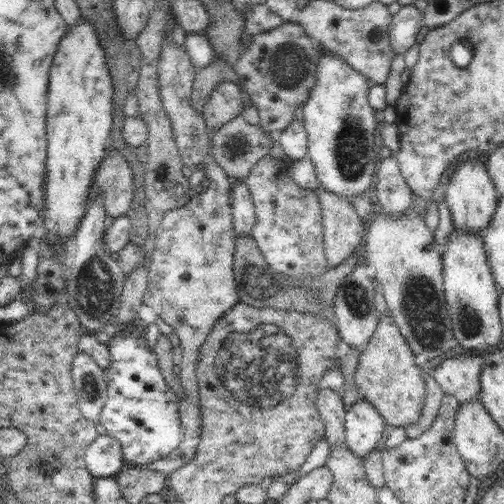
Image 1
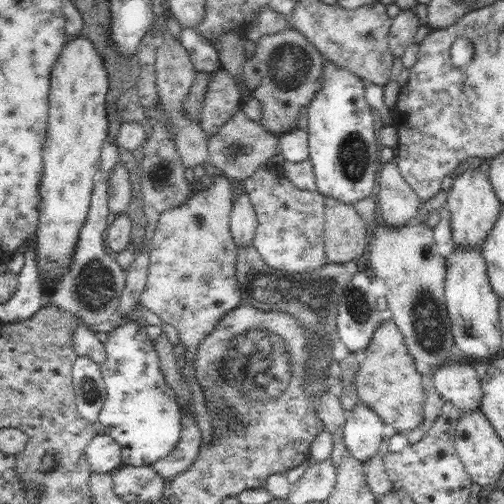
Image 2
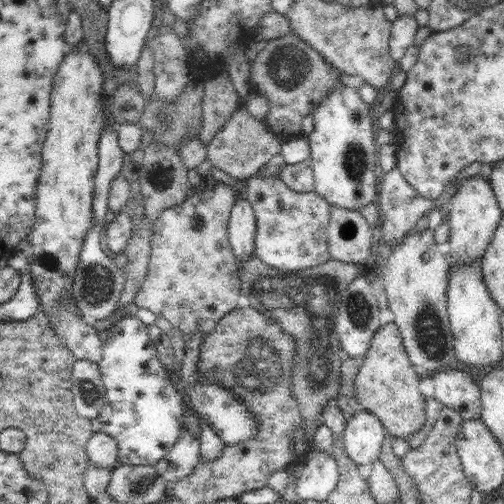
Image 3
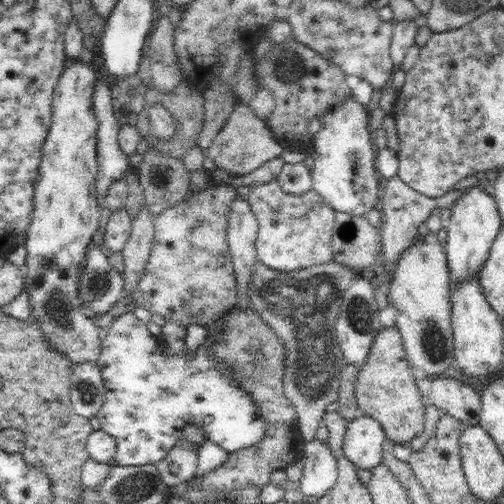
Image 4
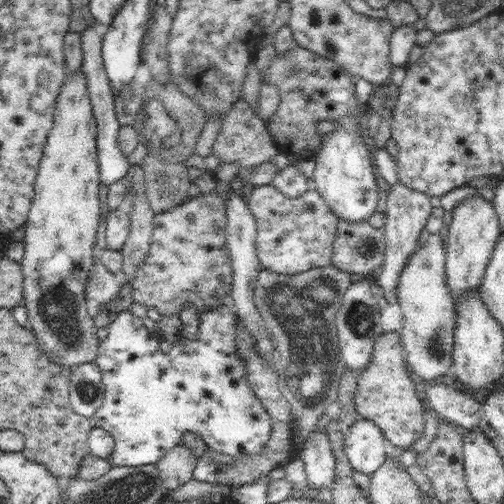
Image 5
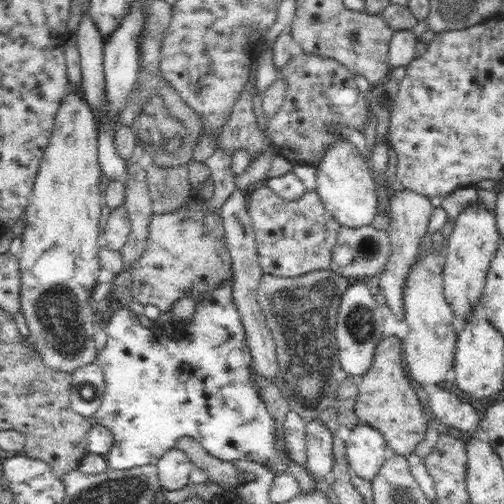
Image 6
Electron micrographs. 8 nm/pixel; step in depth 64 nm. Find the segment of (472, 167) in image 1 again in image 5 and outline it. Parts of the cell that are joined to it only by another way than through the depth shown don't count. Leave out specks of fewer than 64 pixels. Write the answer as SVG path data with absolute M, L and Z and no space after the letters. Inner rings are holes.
M479 192L463 198L455 208L445 236L445 278L453 298L459 298L465 290L477 288L481 284L487 262L491 260L493 246L501 234L499 220L493 208L493 202L481 198Z

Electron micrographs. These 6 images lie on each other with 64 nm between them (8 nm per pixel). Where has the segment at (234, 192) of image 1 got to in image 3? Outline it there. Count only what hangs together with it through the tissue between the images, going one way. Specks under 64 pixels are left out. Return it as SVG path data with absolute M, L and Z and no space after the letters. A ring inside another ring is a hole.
M235 198L235 204L229 214L229 246L233 250L233 256L237 262L245 262L251 254L255 254L255 232L257 232L257 222L255 214L251 210L251 204L243 198Z

